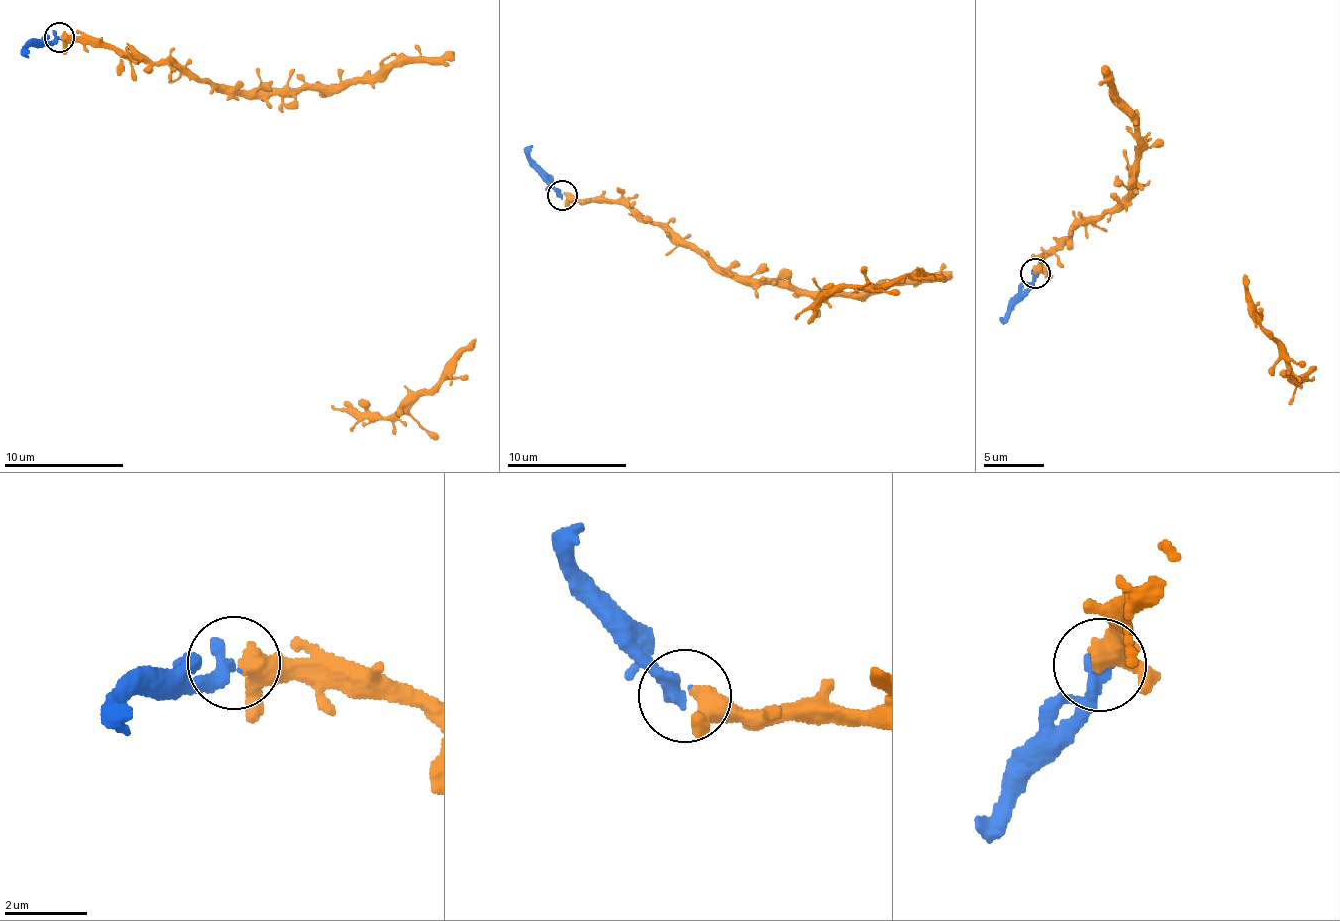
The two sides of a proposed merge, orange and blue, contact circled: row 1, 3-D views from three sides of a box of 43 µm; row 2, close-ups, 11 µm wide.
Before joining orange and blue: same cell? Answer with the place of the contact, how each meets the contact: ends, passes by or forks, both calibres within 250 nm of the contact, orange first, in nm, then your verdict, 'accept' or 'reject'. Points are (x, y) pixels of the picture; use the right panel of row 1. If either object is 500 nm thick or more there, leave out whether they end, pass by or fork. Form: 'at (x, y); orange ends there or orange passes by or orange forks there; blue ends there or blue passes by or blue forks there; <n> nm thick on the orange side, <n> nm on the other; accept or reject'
at (1035, 273); orange passes by; blue ends there; 340 nm thick on the orange side, 380 nm on the other; accept

